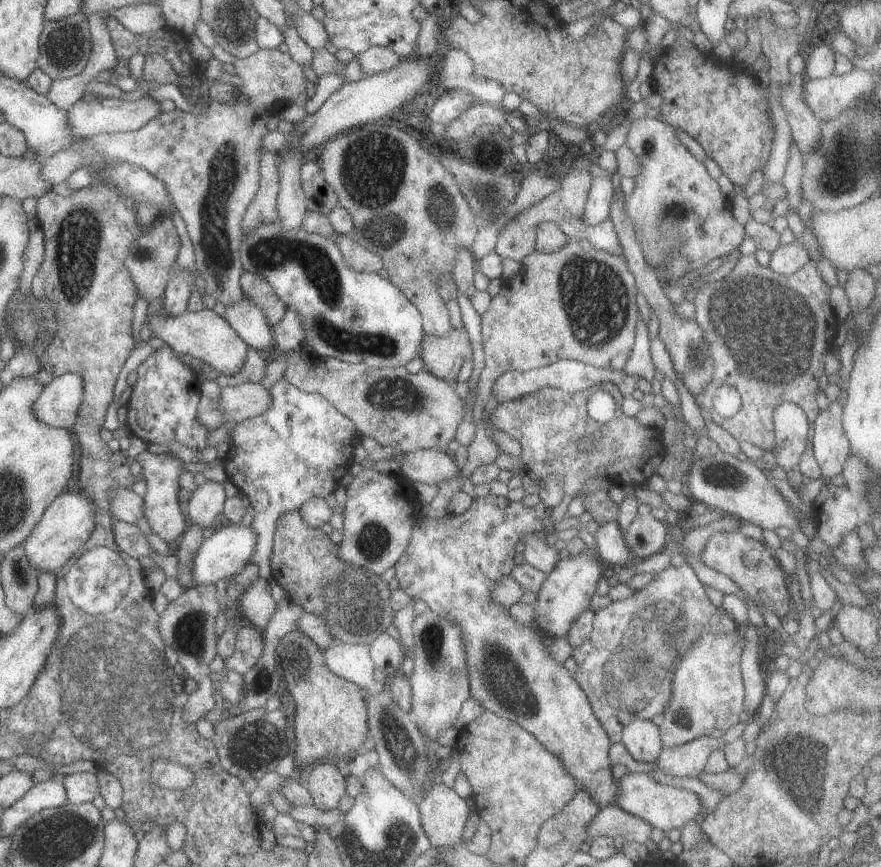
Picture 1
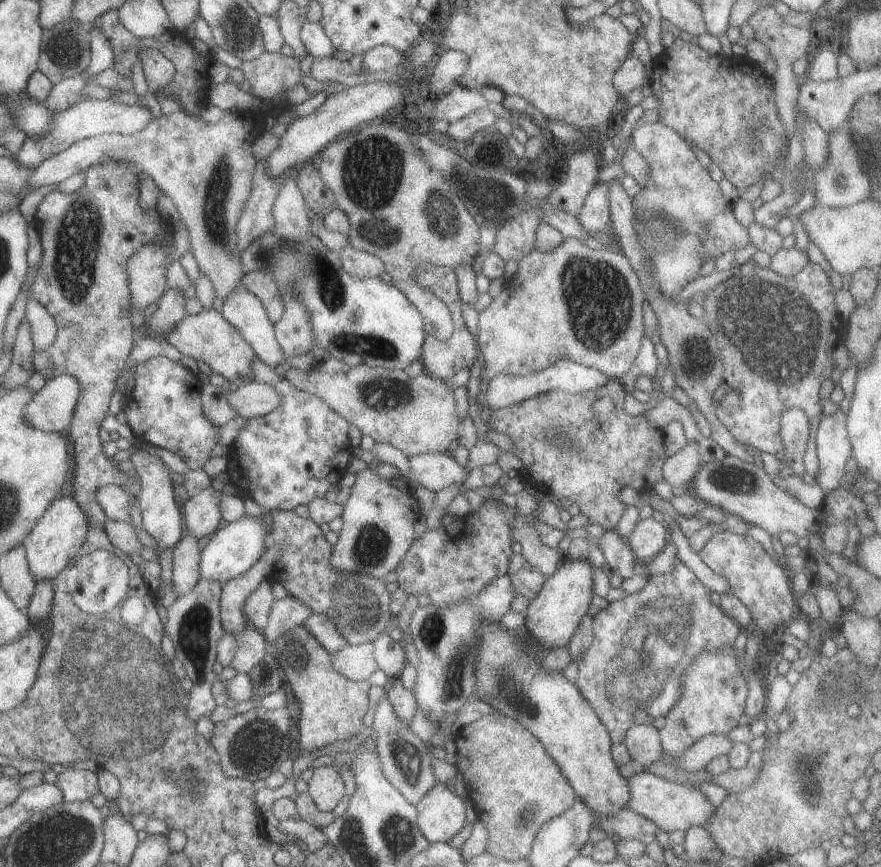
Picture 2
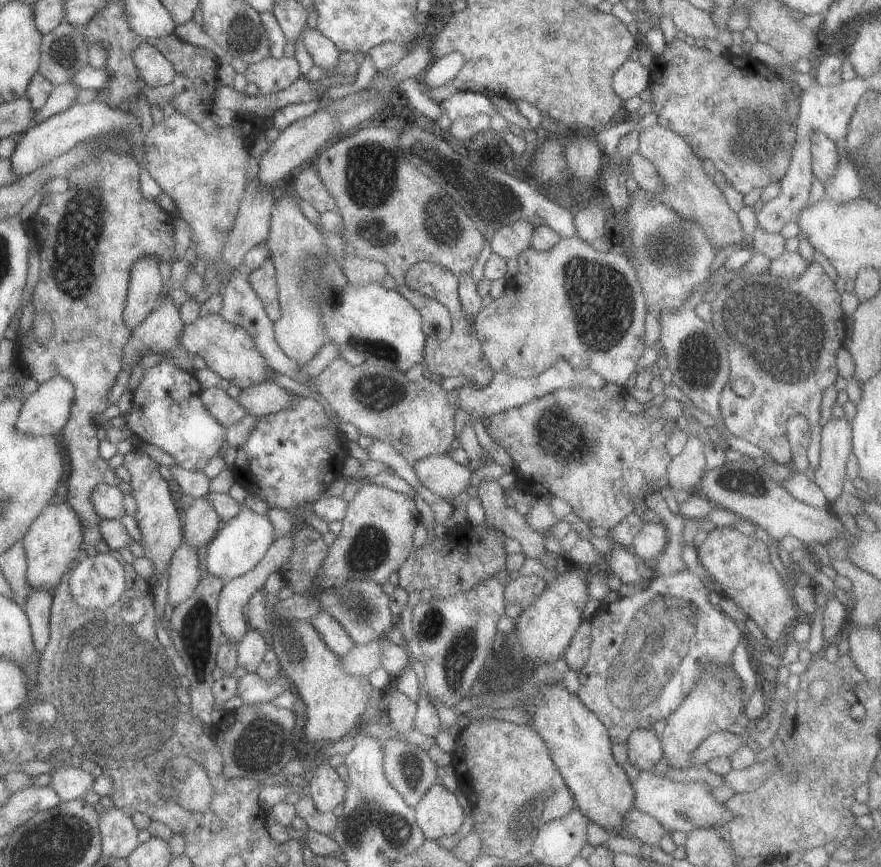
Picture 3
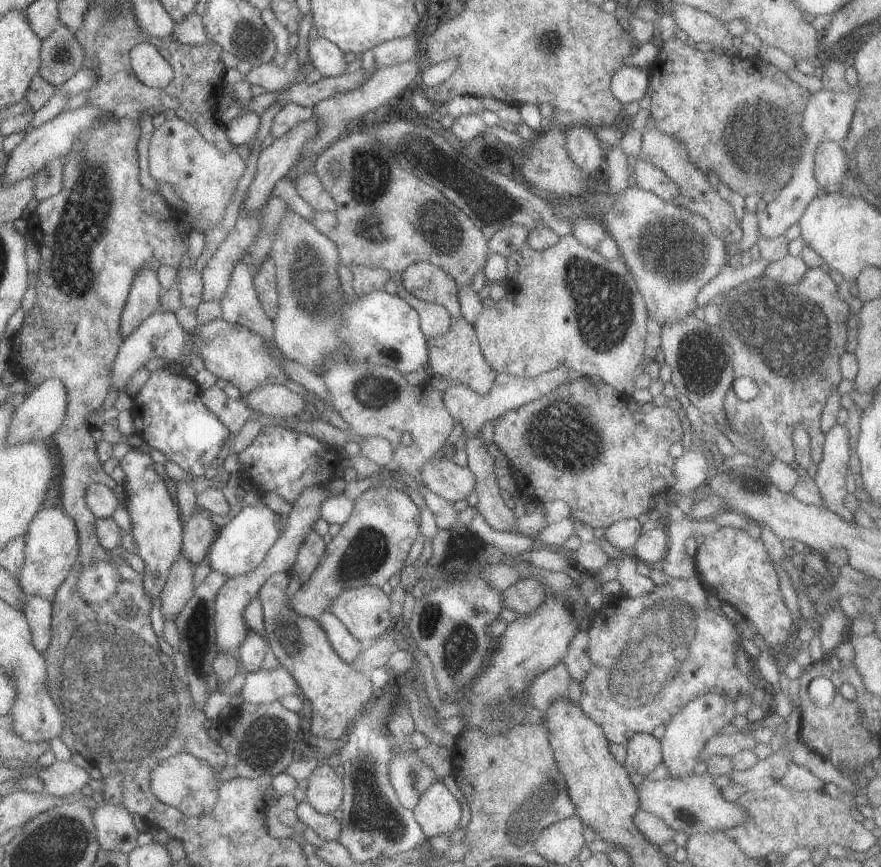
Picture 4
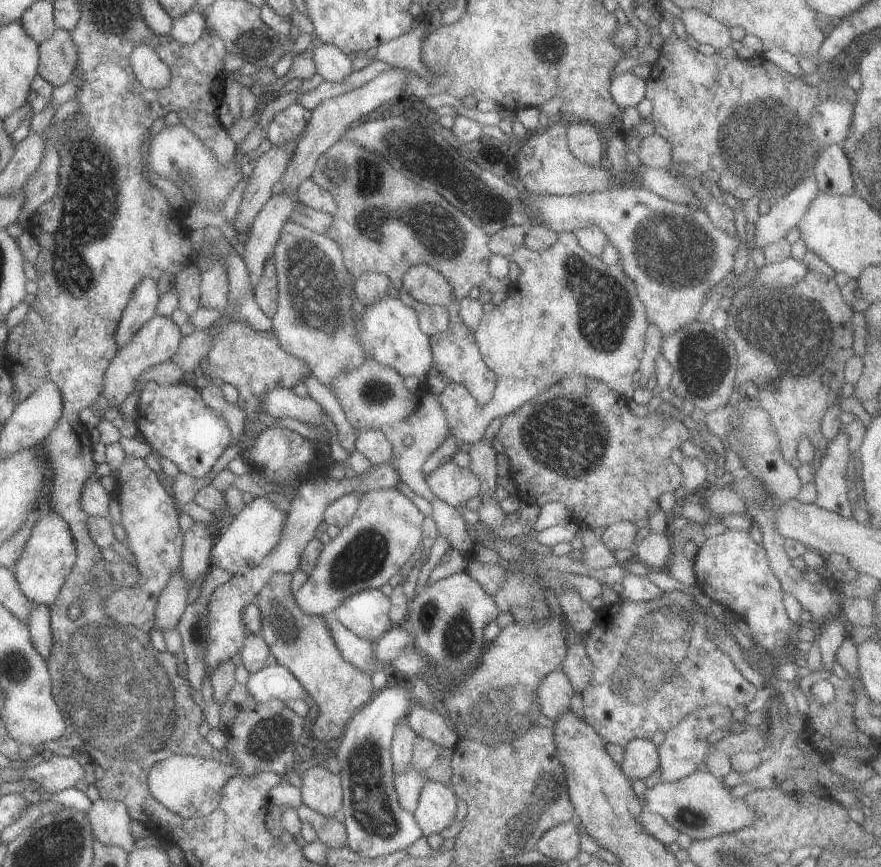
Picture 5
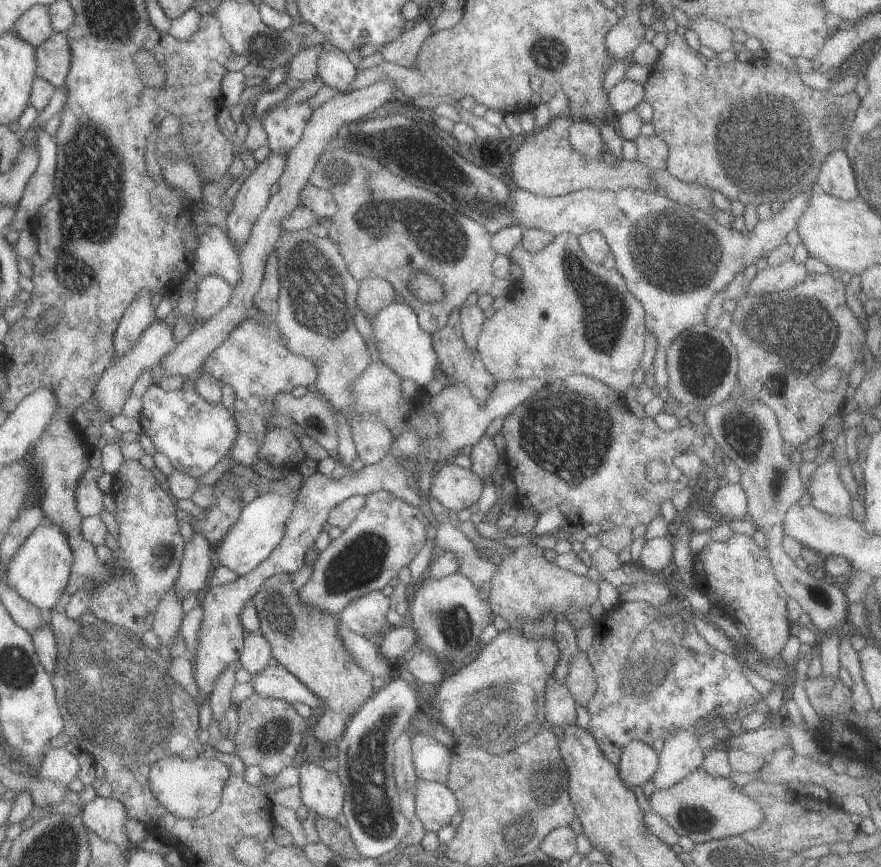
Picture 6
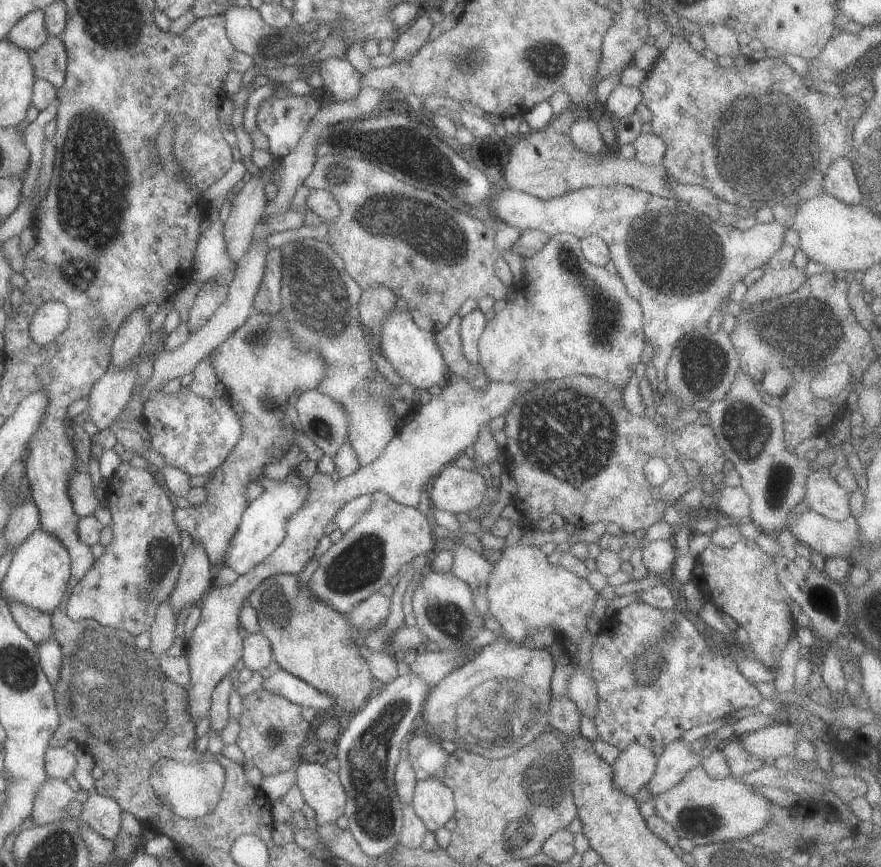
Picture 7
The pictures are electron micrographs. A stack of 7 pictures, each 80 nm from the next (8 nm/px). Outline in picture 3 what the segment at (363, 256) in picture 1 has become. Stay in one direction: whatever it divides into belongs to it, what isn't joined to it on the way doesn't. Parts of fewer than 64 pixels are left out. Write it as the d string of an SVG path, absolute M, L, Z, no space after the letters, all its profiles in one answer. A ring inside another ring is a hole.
M346 256L340 258L342 273L346 276L349 284L362 287L369 283L379 283L386 275L386 268L381 263L362 259L359 257Z

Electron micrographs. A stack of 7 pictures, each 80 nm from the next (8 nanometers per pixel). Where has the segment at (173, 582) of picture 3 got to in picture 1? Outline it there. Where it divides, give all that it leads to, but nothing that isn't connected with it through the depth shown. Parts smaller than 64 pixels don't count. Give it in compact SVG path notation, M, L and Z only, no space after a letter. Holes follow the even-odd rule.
M190 525L172 546L171 554L177 559L177 574L174 578L183 590L195 584L191 574L191 559L202 543L201 531L198 526Z

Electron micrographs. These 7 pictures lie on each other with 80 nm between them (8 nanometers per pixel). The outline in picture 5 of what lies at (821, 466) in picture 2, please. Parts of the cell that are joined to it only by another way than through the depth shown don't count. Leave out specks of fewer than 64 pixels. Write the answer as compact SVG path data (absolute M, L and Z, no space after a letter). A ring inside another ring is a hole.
M842 428L837 431L830 441L826 440L825 451L821 456L817 470L814 472L815 474L813 474L813 486L815 486L817 494L812 504L843 518L852 518L852 507L847 500L846 493L848 490L844 478L846 466L852 455L846 446L847 442L848 438Z

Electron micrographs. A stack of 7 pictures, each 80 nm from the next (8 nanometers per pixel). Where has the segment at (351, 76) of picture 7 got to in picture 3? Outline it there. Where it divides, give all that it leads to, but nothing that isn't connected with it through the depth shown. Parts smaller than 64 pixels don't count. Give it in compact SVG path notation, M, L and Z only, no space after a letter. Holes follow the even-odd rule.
M305 27L300 33L312 64L321 70L332 71L342 57L341 51L316 29Z

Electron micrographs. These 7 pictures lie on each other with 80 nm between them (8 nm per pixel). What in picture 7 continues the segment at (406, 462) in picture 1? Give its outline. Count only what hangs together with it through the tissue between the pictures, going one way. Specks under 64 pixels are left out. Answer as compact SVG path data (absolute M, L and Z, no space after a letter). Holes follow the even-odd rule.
M449 462L429 481L429 504L441 512L467 513L479 506L488 485L477 470L465 470Z

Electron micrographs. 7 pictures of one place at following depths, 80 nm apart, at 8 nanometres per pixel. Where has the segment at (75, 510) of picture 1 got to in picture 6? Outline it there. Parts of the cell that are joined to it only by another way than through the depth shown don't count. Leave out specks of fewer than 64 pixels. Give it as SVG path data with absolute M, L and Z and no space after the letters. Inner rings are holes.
M39 523L8 560L4 574L8 588L41 611L55 606L67 584L72 554L64 534L58 526Z

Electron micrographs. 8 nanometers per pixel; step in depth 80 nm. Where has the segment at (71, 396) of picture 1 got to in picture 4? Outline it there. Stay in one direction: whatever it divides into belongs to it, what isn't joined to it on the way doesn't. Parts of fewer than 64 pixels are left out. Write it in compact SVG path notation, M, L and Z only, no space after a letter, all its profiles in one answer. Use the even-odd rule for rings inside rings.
M49 378L41 382L30 394L24 395L24 399L13 411L11 422L7 426L7 438L5 438L7 442L5 444L45 440L61 426L61 422L65 418L67 392L65 392L65 386L61 384L61 380L57 378Z

